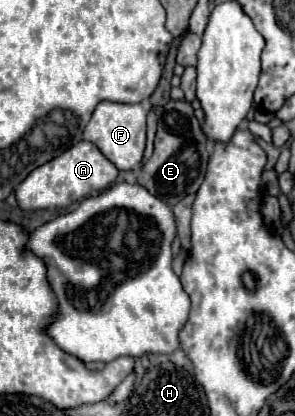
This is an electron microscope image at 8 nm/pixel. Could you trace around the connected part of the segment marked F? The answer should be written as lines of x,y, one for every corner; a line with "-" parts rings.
102,101
92,113
90,123
84,129
84,139
94,143
102,155
112,161
120,171
132,171
142,165
144,147
146,147
146,111
140,103
124,105

